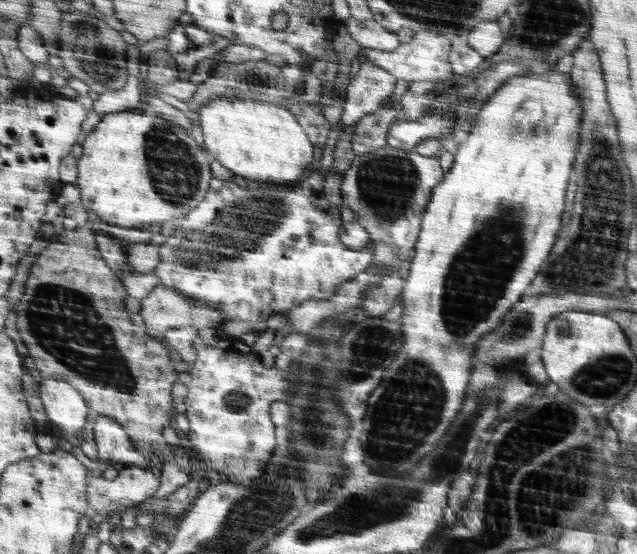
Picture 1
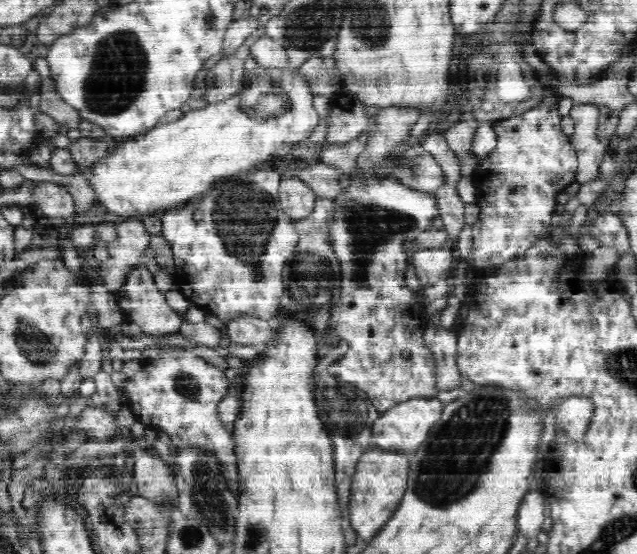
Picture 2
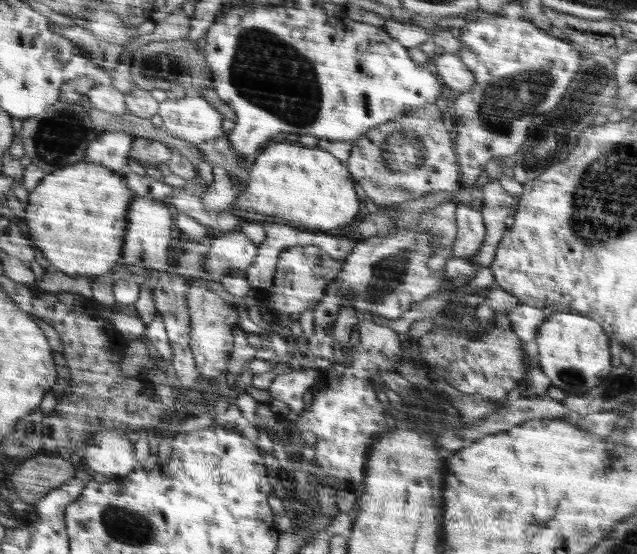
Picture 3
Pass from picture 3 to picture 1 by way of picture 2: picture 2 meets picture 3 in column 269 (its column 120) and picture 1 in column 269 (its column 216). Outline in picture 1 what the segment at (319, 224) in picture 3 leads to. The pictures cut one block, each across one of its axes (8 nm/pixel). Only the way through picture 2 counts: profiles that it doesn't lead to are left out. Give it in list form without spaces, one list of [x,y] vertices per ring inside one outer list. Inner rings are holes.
[[[220,97],[210,105],[203,106],[198,116],[205,149],[222,166],[244,178],[292,184],[314,160],[314,145],[294,116],[282,106],[252,99]]]

